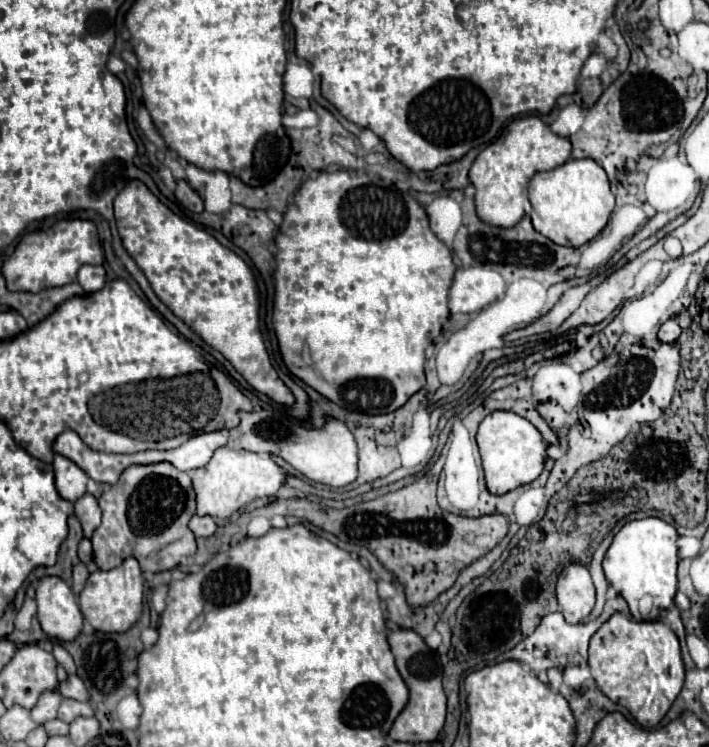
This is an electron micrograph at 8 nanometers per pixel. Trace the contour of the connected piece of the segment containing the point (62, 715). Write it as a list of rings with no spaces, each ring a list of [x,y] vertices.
[[[63,698],[57,718],[63,722],[71,722],[79,716],[93,716],[93,708],[87,702],[79,702],[79,700],[71,700],[71,698]]]

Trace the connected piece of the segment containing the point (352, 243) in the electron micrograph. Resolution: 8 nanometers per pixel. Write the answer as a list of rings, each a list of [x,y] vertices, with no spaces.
[[[339,170],[339,172],[321,172],[317,178],[303,182],[303,186],[293,196],[287,212],[283,214],[283,222],[275,234],[275,304],[273,304],[273,328],[279,340],[279,352],[287,366],[287,370],[303,380],[307,386],[317,390],[327,400],[339,404],[345,410],[359,414],[389,414],[401,408],[415,392],[425,386],[425,350],[433,342],[435,336],[441,334],[443,322],[449,318],[447,294],[451,286],[451,278],[455,274],[453,254],[449,248],[435,238],[429,230],[429,220],[423,206],[407,192],[399,192],[395,186],[387,186],[379,176],[359,174],[355,170]]]

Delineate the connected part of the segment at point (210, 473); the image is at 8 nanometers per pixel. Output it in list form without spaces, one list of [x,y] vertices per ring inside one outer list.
[[[227,446],[217,448],[207,466],[193,472],[193,488],[196,494],[196,512],[199,516],[229,518],[233,512],[243,508],[261,496],[275,496],[283,486],[285,474],[275,464],[271,454],[257,454],[249,450],[231,450]]]

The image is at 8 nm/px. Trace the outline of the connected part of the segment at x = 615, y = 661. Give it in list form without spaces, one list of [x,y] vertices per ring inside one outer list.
[[[613,614],[589,642],[589,668],[599,690],[631,712],[643,728],[655,728],[681,692],[685,670],[675,632],[663,622],[637,622]]]

